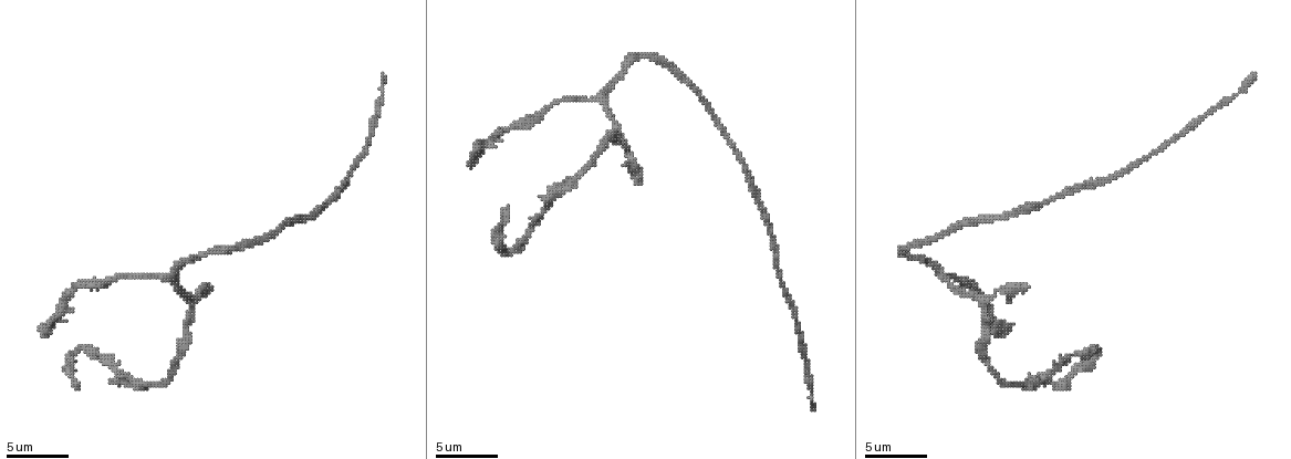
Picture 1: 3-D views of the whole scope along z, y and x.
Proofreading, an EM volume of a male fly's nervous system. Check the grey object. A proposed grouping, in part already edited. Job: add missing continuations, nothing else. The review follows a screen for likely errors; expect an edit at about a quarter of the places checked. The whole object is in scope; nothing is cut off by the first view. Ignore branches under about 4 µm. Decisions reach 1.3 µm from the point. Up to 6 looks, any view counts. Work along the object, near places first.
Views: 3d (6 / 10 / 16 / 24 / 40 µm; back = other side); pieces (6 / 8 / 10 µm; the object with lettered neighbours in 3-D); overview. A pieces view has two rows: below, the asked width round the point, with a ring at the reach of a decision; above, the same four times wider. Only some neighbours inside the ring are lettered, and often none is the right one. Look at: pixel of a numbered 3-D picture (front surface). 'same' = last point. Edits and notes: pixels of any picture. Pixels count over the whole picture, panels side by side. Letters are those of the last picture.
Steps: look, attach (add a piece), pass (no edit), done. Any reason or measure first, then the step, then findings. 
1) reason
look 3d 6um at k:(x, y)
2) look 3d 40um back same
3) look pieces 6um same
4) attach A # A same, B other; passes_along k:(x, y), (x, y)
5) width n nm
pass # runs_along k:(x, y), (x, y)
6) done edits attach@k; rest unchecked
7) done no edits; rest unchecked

branch stops here
look pieces 10um at 1:(641, 182)

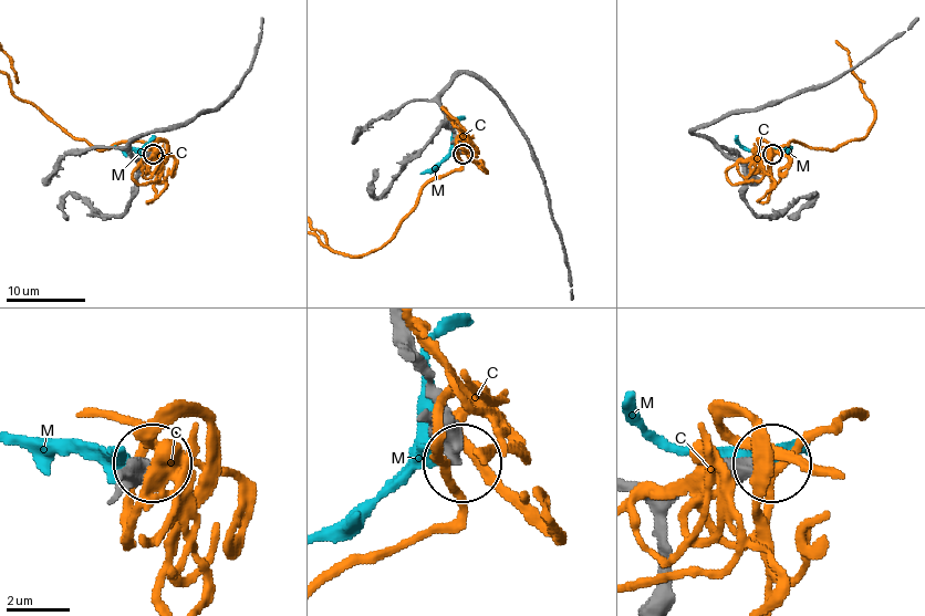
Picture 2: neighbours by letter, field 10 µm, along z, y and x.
pass # C other, M other; none of them fits

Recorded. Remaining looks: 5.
free end
look pieces 6um at 1:(42, 327)

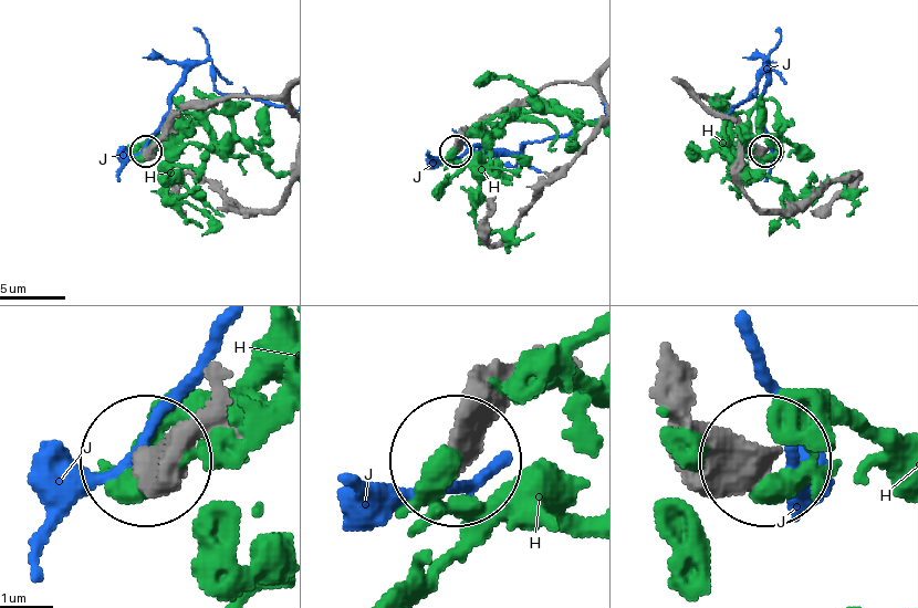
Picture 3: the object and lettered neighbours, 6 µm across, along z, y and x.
pass # H other, J other; runs_along 3:(692, 419), (754, 454); none of them fits

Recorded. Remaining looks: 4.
free end
look pieces 10um at 1:(1251, 76)

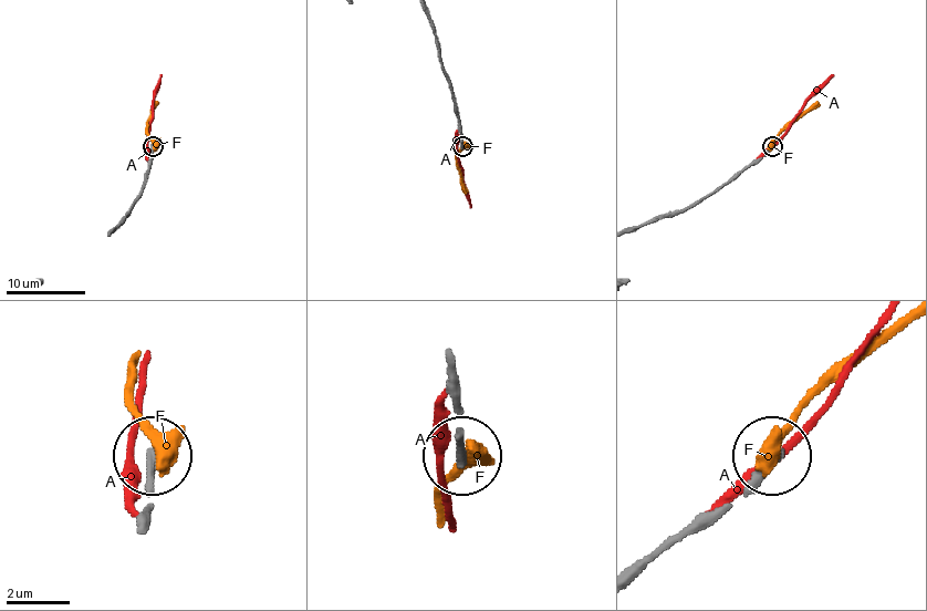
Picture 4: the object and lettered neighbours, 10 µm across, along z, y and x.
pass # A other, F other; runs_along 4:(434, 32), (459, 121), (461, 145); none of them fits

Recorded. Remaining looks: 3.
done no edits; rest unchecked

